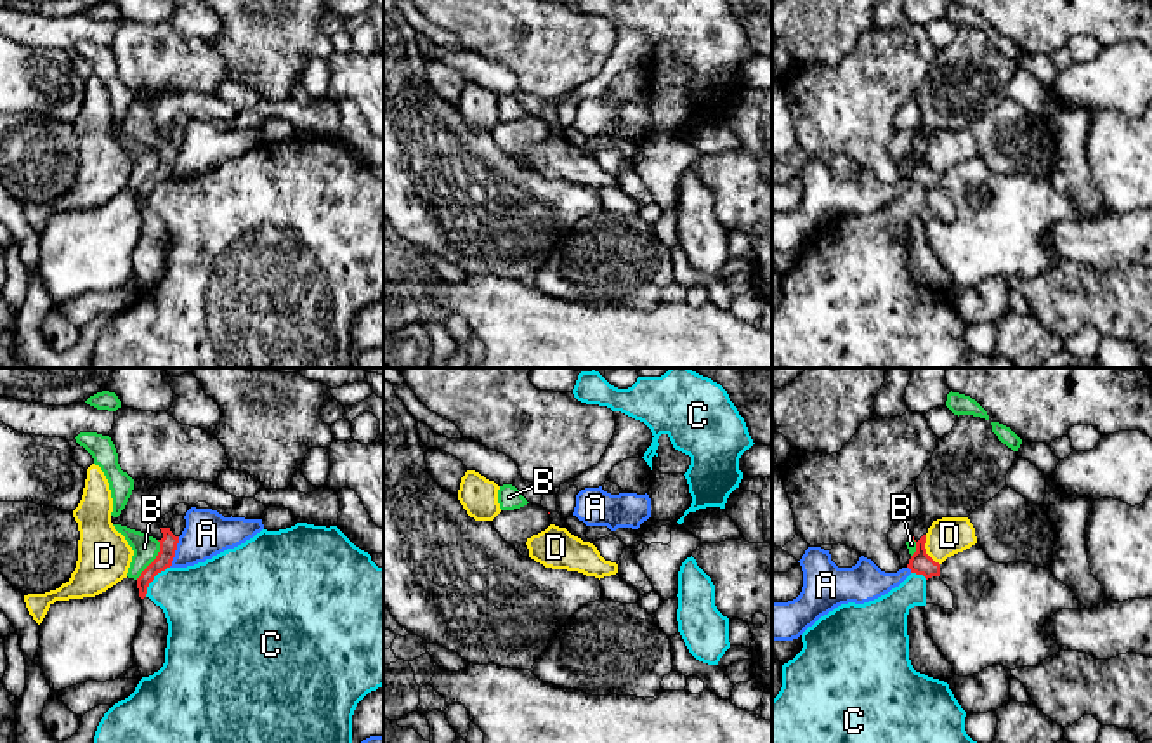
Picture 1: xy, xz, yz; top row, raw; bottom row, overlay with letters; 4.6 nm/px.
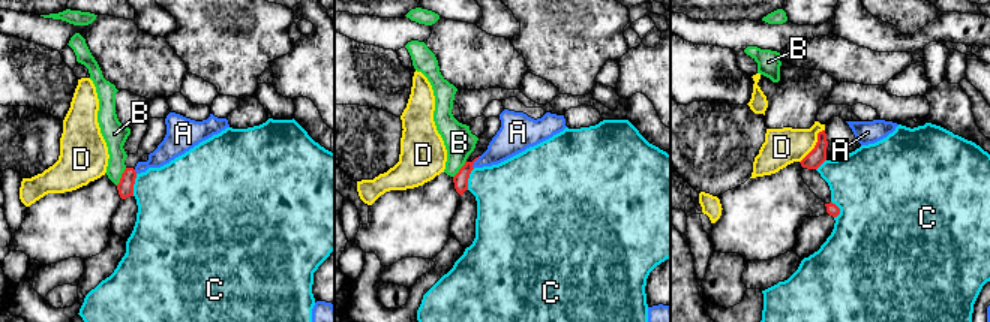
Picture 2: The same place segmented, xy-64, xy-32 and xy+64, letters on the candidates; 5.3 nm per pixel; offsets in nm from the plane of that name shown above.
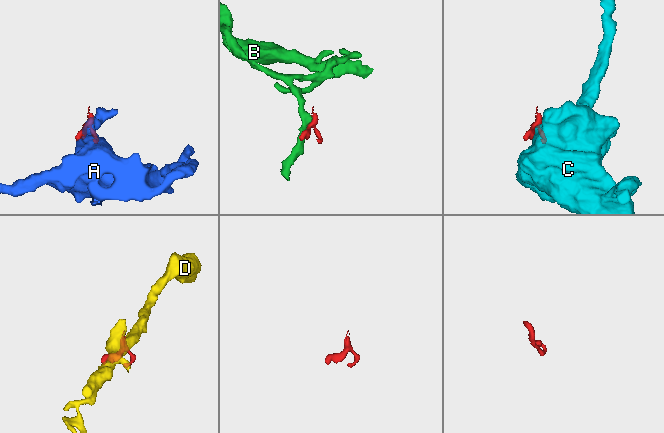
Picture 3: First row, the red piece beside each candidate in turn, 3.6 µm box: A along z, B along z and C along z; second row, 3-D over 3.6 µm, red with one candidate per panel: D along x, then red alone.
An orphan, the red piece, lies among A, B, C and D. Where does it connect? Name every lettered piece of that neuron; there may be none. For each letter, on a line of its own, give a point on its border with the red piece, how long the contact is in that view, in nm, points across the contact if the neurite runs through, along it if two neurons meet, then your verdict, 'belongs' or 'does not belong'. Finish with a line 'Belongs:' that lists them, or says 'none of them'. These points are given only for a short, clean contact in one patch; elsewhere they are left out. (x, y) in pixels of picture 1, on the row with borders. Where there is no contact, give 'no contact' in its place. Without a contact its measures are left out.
A: xy (174, 552) | 150 nm | along xy (179, 537), (176, 556), (169, 566) | does not belong
B: xy (155, 559) | 220 nm | along xy (158, 540), (157, 558), (136, 578) | does not belong
C: xy (153, 578) | 180 nm | along xy (169, 566), (155, 577), (144, 596) | does not belong
D: yz (925, 551) | 160 nm | along yz (925, 535), (925, 551), (939, 565) | does not belong
Belongs: none of them

